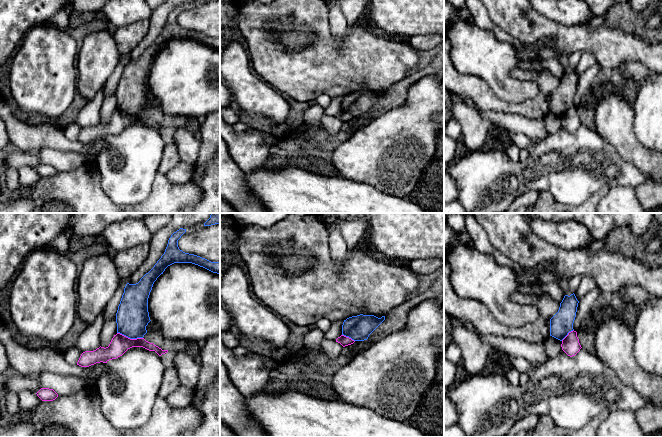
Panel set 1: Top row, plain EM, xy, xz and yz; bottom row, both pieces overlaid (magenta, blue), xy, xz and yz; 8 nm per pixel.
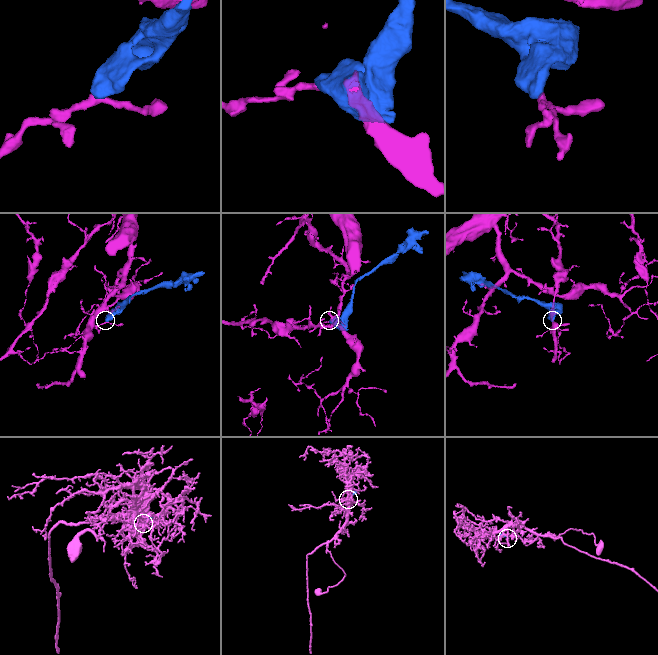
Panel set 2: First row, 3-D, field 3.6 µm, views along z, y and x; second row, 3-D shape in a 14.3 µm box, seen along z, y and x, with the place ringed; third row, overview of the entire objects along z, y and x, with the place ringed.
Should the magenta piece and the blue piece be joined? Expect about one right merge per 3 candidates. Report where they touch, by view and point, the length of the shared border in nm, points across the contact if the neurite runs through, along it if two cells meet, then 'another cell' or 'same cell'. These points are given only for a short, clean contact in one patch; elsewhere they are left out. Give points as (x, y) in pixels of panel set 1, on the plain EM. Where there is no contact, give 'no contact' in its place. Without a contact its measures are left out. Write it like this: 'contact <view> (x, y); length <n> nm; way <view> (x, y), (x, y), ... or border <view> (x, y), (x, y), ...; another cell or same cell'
contact xy (129, 114); length 220 nm; border xy (117, 108), (130, 114), (142, 114); another cell

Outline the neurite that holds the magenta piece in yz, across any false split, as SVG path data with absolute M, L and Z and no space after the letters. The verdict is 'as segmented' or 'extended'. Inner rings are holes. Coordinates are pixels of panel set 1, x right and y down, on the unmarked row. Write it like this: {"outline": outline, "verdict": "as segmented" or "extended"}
{"outline": "M574 106L569 108L562 116L561 123L568 132L575 132L582 124L577 113L577 108Z", "verdict": "as segmented"}

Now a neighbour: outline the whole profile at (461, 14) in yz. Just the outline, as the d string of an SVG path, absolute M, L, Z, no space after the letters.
M466 5L455 8L454 14L448 22L448 26L458 22L472 22L472 15Z

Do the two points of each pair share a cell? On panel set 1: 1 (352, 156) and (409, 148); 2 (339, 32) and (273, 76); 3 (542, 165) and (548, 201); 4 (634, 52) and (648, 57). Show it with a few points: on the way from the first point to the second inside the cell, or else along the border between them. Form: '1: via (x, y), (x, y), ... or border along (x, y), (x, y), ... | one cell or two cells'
1: via (366, 156), (389, 154), (395, 148) | one cell
2: border along (327, 13), (332, 36), (340, 44) | two cells
3: border along (539, 191), (549, 191), (559, 202) | two cells
4: via (637, 52), (645, 54) | one cell

